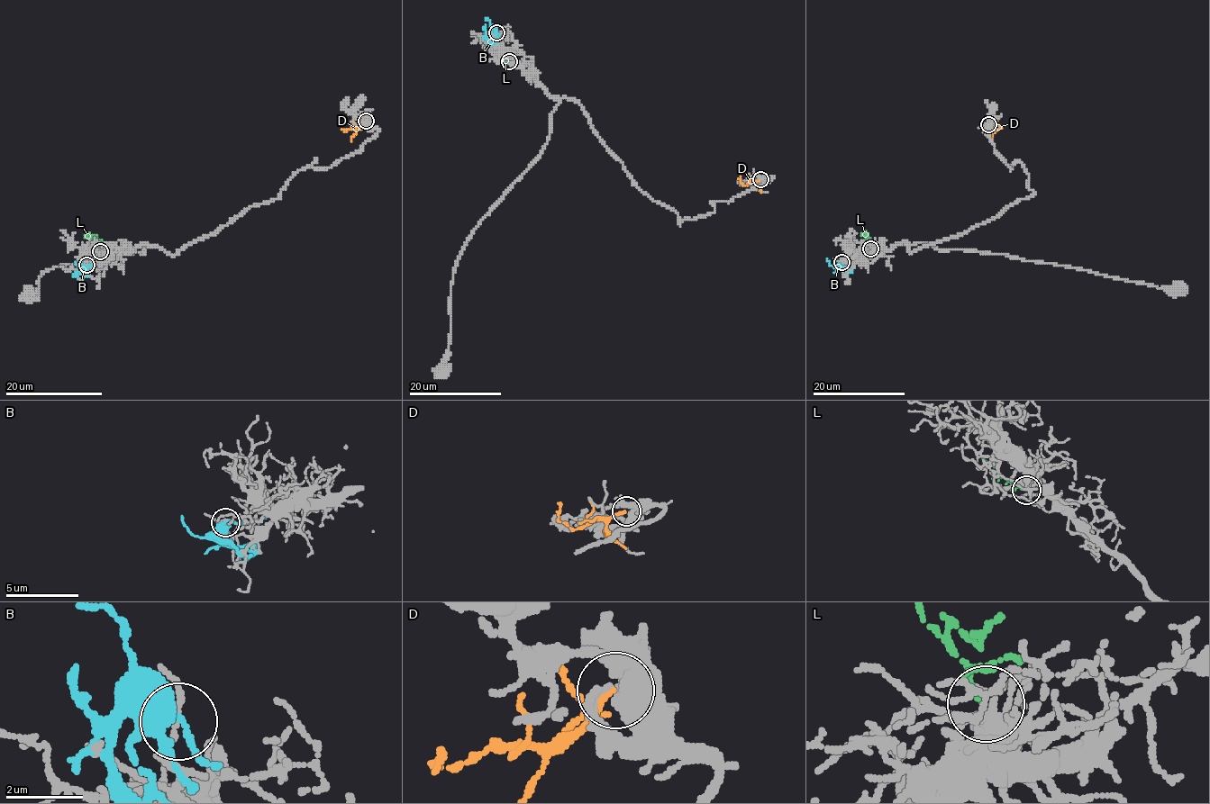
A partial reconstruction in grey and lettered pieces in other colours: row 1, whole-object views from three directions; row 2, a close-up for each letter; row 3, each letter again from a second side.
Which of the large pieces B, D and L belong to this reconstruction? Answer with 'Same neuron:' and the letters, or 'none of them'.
Same neuron: L

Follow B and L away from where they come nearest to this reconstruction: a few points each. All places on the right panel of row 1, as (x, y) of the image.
B: (841, 261), (840, 265), (846, 270), (855, 259)
L: (869, 248), (866, 235), (860, 234)

